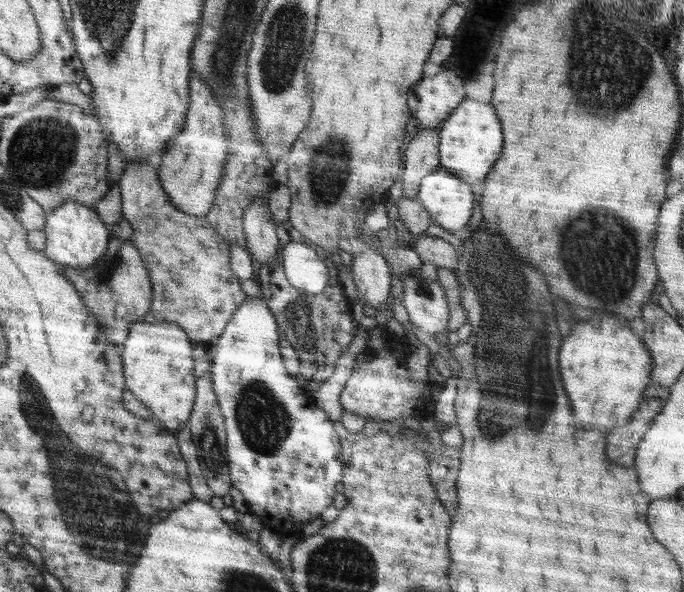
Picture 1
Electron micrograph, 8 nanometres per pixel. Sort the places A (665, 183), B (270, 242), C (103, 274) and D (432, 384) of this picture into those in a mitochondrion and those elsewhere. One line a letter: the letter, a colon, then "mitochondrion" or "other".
A: other
B: other
C: mitochondrion
D: other

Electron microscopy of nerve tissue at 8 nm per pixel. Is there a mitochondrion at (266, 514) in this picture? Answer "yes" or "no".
no

